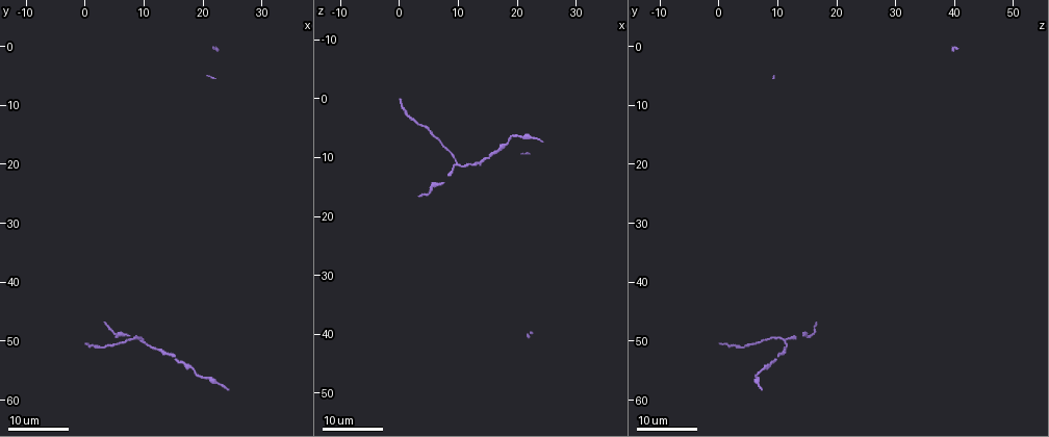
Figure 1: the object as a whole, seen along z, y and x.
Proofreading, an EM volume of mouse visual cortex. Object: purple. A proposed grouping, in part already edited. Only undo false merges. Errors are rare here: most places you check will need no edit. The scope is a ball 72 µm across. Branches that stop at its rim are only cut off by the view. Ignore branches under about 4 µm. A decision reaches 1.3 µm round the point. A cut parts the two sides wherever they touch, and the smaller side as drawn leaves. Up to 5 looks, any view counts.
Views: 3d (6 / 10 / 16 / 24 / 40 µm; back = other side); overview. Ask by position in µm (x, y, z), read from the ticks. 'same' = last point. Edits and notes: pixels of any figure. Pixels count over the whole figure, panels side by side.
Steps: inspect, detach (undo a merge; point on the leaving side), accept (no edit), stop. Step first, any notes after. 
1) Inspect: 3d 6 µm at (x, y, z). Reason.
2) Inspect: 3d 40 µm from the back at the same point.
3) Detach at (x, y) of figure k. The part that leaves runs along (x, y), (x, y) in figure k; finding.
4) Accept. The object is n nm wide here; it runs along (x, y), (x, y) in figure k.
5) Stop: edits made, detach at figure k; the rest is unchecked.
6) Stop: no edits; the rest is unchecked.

Inspect: 3d 16 µm at (18.5, 54.0, 8.0). Sudden change in width.

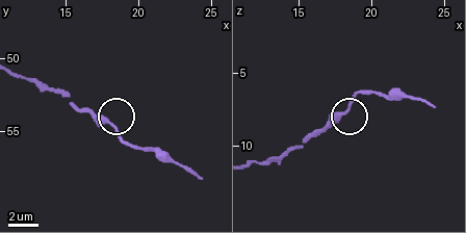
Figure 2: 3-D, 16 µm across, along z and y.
Inspect: 3d 10 µm at (18.0, 54.4, 7.8).

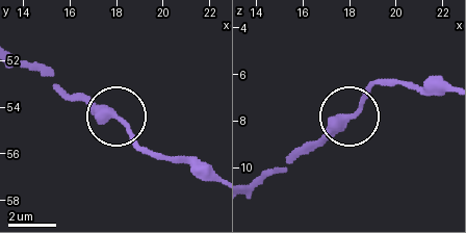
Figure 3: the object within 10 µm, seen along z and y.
Inspect: 3d 6 µm at (18.0, 54.6, 7.8).

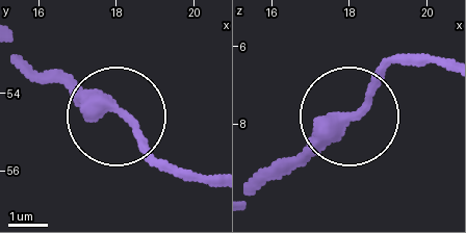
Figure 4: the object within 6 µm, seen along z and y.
Accept. The object is 320 nm wide here; continuous, no second cell.

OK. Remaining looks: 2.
Inspect: 3d 24 µm at (5.0, 49.0, 16.0). Sudden change in width.

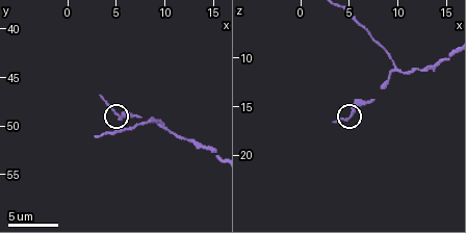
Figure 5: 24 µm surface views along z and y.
Inspect: 3d 10 µm at (5.2, 48.6, 16.0).

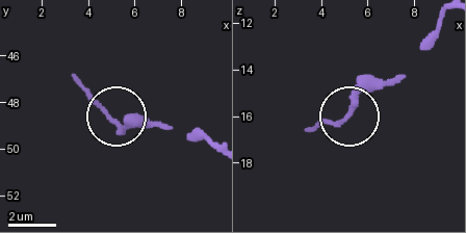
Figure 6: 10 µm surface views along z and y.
Accept. It runs along (83, 91), (125, 126), (163, 126) in figure 6; continuous, no second cell.

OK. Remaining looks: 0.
Stop: no edits; the rest is unchecked.

